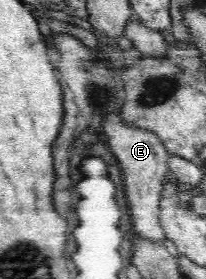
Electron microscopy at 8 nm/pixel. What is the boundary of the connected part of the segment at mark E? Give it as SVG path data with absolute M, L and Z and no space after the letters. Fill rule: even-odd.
M119 111L107 115L105 123L103 123L103 131L105 131L105 137L107 137L111 152L113 152L121 166L125 197L127 203L129 203L129 209L131 209L130 219L133 232L139 238L163 244L166 234L159 217L162 185L167 175L169 175L167 149L165 149L155 132L125 124L118 117Z

